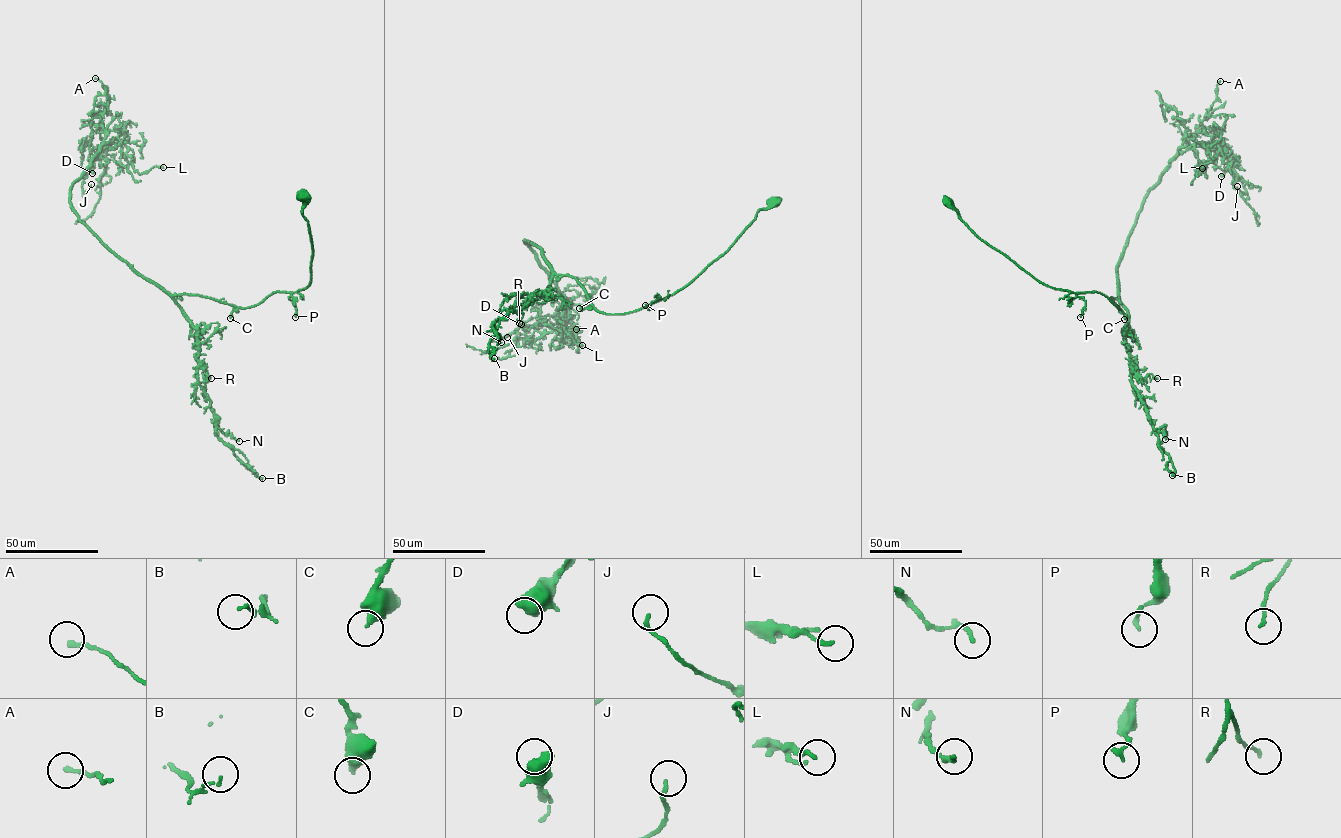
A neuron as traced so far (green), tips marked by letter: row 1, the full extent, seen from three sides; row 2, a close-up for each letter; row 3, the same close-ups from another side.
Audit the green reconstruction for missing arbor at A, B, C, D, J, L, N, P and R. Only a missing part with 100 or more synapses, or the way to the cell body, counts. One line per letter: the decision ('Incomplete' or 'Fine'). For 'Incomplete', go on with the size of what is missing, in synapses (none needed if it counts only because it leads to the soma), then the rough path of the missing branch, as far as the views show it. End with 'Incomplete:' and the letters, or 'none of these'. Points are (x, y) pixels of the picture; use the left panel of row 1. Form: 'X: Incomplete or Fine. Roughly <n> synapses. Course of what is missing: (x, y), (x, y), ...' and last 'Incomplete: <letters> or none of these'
A: Fine
B: Fine
C: Fine
D: Fine
J: Fine
L: Fine
N: Fine
P: Fine
R: Fine
Incomplete: none of these

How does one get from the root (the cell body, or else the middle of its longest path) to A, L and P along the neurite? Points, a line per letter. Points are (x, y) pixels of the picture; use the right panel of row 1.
A: (948, 202), (1042, 283), (1119, 308), (1110, 299), (1120, 299), (1117, 268), (1143, 200), (1200, 132), (1220, 81)
L: (948, 202), (1042, 283), (1118, 308), (1144, 197), (1179, 149), (1215, 141), (1202, 168)
P: (948, 202), (977, 236), (1037, 280), (1083, 297), (1085, 306), (1080, 317)

